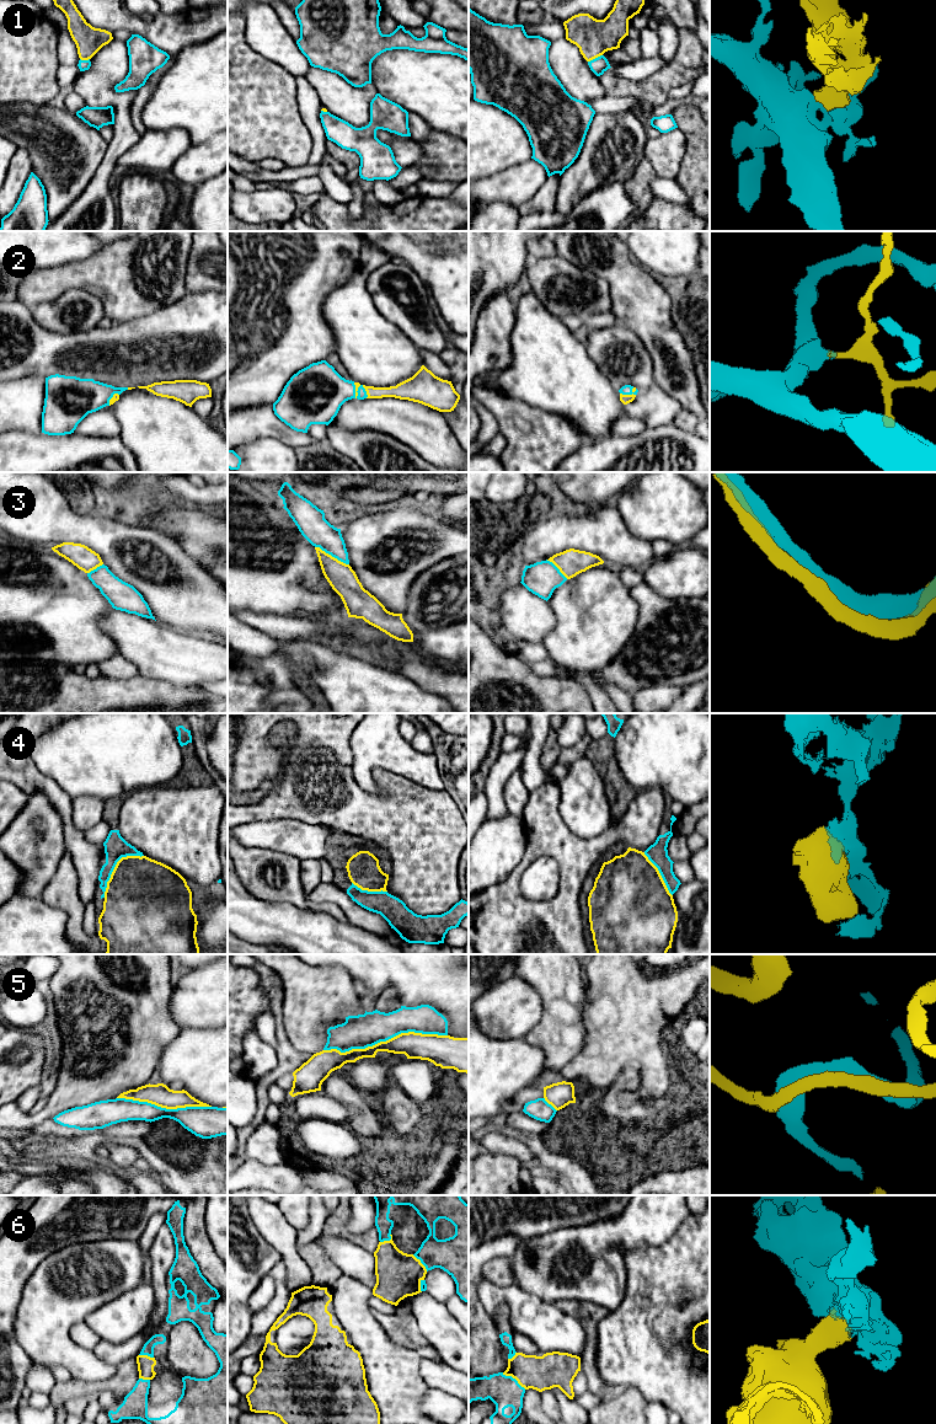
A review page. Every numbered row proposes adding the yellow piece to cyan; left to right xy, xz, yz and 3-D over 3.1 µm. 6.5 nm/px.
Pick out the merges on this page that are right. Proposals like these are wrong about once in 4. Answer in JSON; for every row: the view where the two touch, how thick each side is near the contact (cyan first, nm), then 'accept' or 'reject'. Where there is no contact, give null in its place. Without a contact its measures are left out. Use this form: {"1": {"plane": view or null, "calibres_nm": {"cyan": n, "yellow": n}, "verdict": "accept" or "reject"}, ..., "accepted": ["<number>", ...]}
{"1": {"plane": "yz", "calibres_nm": {"cyan": 110, "yellow": 240}, "verdict": "reject"}, "2": {"plane": "yz", "calibres_nm": {"cyan": 60, "yellow": 60}, "verdict": "accept"}, "3": {"plane": "xz", "calibres_nm": {"cyan": 190, "yellow": 180}, "verdict": "accept"}, "4": {"plane": "xy", "calibres_nm": {"cyan": 150, "yellow": 460}, "verdict": "accept"}, "5": {"plane": "xz", "calibres_nm": {"cyan": 220, "yellow": 180}, "verdict": "accept"}, "6": {"plane": "yz", "calibres_nm": {"cyan": 200, "yellow": 220}, "verdict": "accept"}, "accepted": ["2", "3", "4", "5", "6"]}

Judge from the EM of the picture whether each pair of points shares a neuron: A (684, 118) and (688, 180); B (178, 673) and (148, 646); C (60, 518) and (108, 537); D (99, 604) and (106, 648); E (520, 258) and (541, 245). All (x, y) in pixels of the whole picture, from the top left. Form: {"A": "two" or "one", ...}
{"A": "one", "B": "one", "C": "one", "D": "one", "E": "two"}

